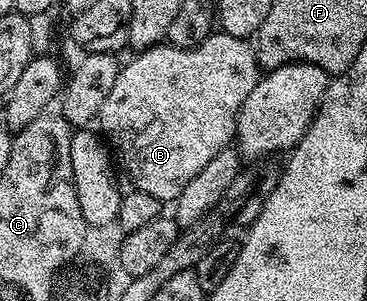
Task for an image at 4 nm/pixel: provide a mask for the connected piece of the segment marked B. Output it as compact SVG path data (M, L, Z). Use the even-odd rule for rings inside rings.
M214 33L206 37L199 45L191 49L179 49L168 45L158 45L156 47L147 47L136 52L137 55L128 64L122 66L119 77L115 77L115 86L111 88L111 93L107 93L107 101L103 101L103 109L99 109L96 122L101 123L99 128L105 143L111 148L116 162L123 170L129 174L129 179L136 190L143 193L151 193L151 197L162 201L175 201L179 193L183 193L183 188L194 179L197 174L207 166L207 161L215 157L223 148L230 146L234 142L237 134L237 118L239 109L243 109L243 101L247 101L247 93L255 89L259 78L259 68L257 65L257 53L254 44L247 39L231 37L224 33Z

